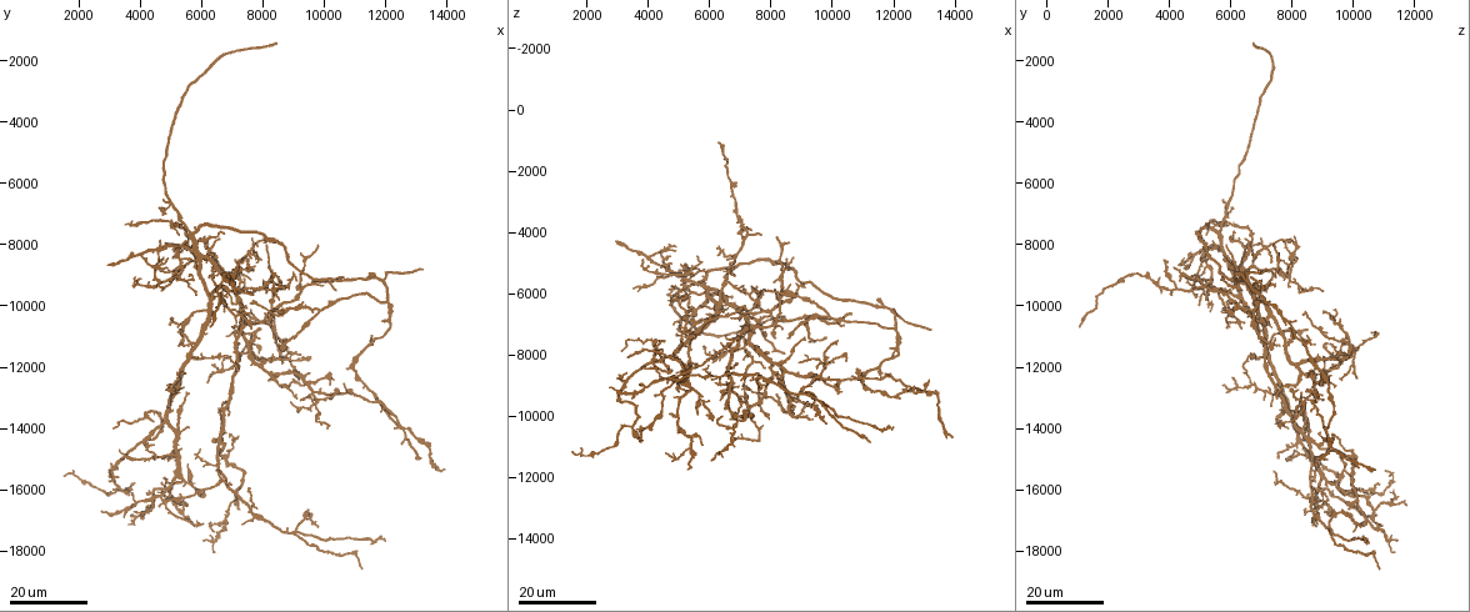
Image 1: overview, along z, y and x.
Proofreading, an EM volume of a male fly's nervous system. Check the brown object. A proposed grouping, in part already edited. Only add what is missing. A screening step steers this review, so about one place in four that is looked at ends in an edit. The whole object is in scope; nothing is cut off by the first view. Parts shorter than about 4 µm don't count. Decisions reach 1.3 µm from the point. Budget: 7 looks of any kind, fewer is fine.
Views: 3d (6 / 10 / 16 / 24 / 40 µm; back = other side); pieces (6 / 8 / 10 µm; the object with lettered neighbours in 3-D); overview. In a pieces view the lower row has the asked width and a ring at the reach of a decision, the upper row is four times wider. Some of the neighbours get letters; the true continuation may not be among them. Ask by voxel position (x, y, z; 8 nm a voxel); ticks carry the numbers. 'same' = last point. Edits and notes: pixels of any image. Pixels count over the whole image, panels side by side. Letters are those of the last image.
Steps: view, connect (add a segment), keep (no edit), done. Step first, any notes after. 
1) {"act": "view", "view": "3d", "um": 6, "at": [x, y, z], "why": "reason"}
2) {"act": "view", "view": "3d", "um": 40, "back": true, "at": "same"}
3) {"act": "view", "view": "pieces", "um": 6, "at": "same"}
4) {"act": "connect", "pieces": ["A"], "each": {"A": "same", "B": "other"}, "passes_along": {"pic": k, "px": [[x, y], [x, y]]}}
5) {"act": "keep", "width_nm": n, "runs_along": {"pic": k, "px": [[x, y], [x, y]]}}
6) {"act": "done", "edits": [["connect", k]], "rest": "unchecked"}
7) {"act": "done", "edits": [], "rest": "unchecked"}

{"act": "view", "view": "3d", "um": 24, "at": [13300, 8800, 7200]}

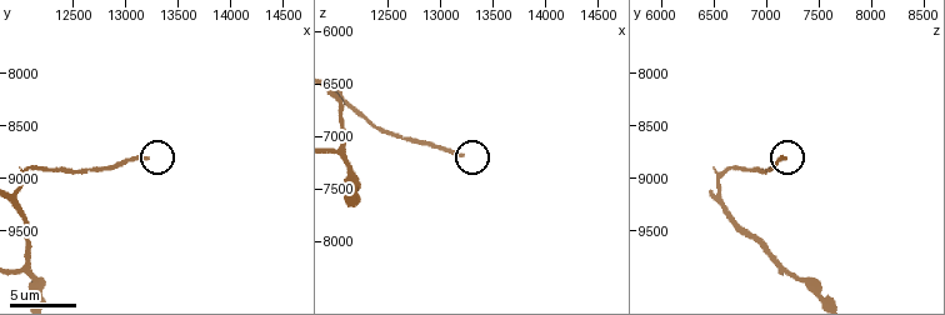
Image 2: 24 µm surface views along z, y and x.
{"act": "view", "view": "pieces", "um": 10, "at": [13180, 8780, 7160]}

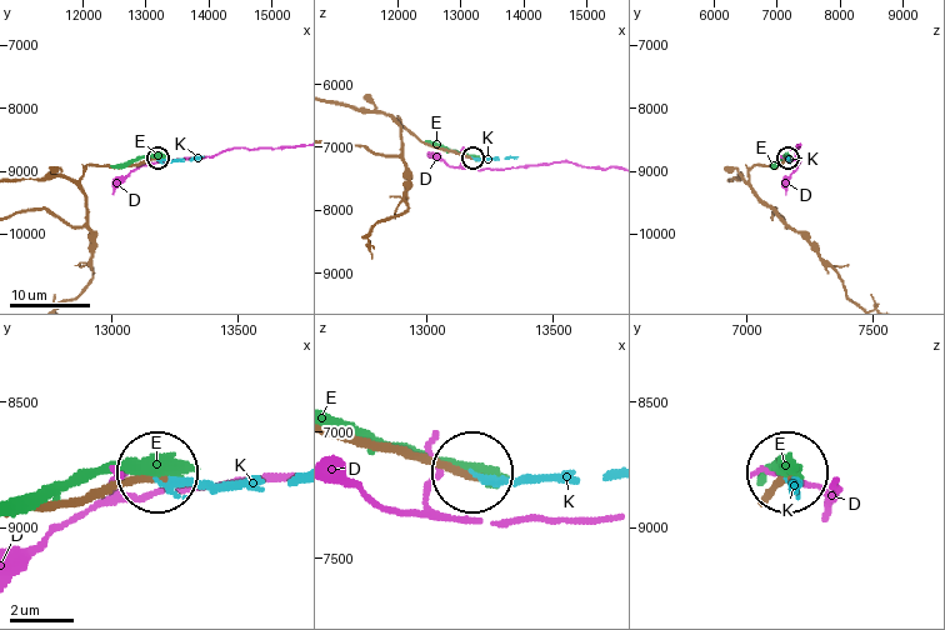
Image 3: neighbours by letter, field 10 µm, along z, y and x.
{"act": "connect", "pieces": ["K"], "each": {"D": "other", "E": "other", "K": "same"}, "passes_along": {"pic": 3, "px": [[451, 150], [483, 159], [516, 158]]}, "found": "the neuron continues"}

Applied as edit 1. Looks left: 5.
{"act": "view", "view": "overview"}

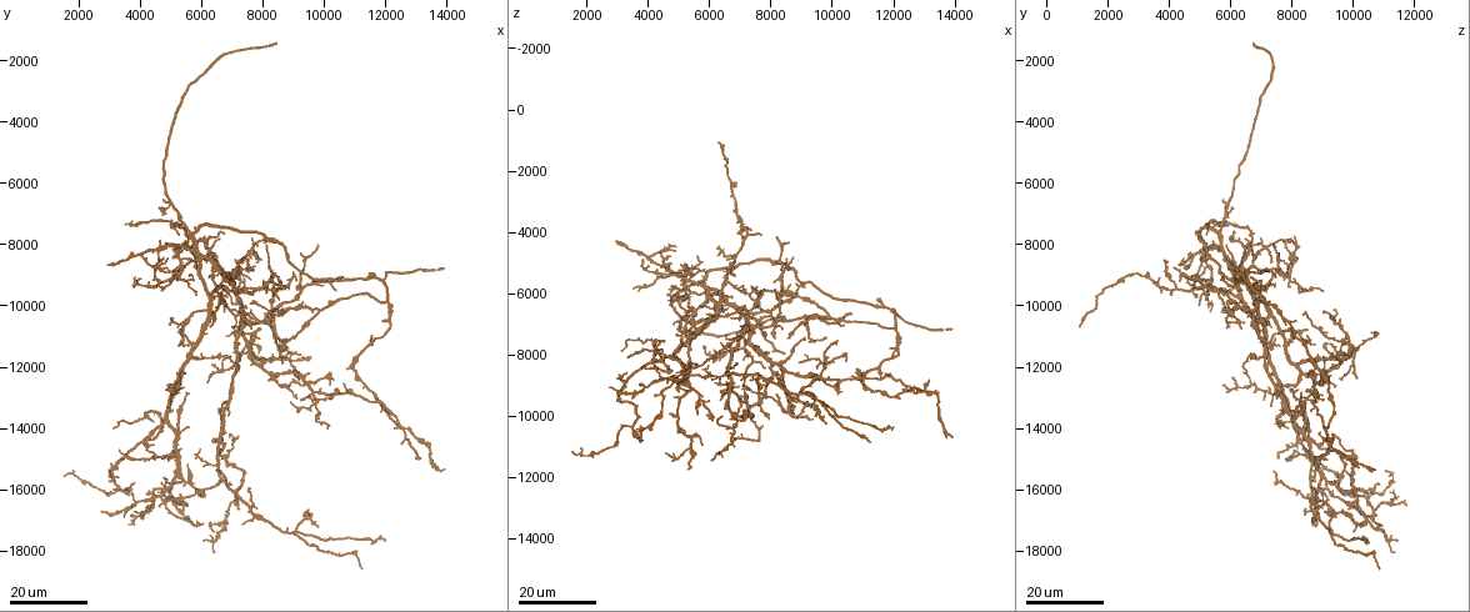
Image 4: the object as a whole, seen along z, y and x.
{"act": "view", "view": "3d", "um": 16, "at": [13900, 8800, 7100]}

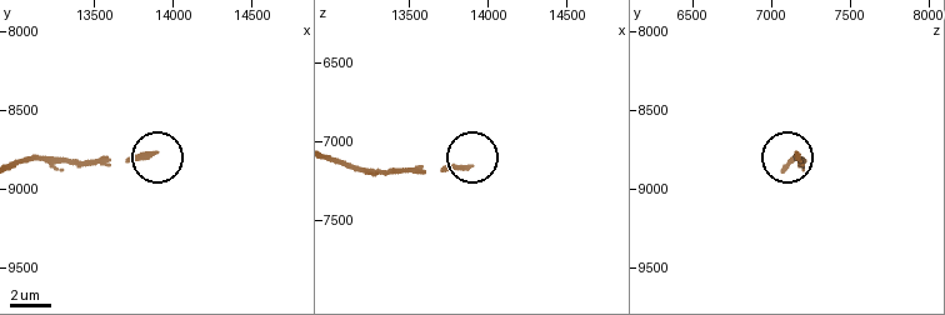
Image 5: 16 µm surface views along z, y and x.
{"act": "view", "view": "pieces", "um": 8, "at": [13880, 8780, 7160]}

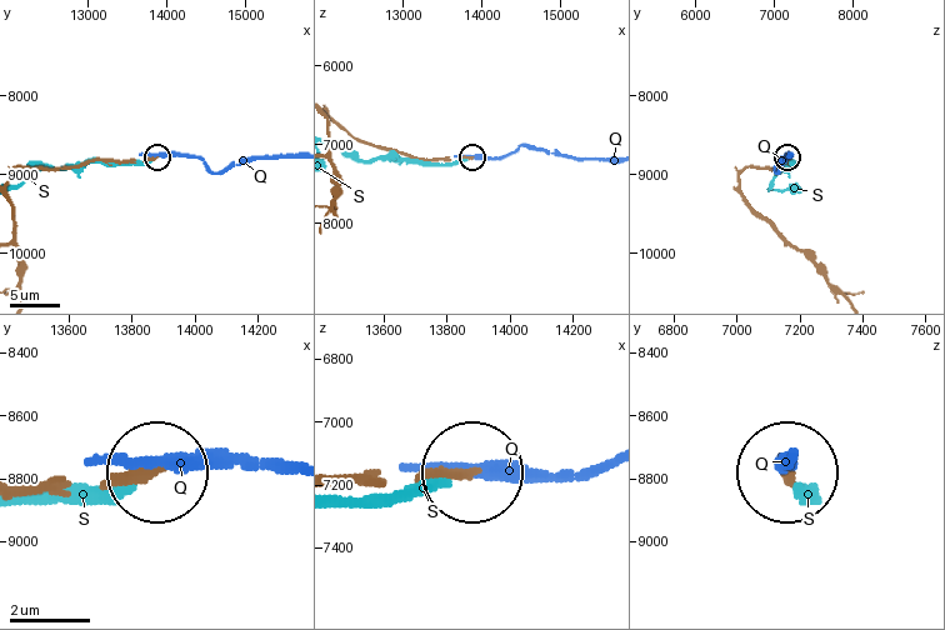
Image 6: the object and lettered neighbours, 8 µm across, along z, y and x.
{"act": "keep", "width_nm": 230, "each": {"Q": "other", "S": "other"}, "runs_along": {"pic": 6, "px": [[335, 119], [363, 140], [418, 158], [470, 158]]}, "found": "no lettered segment goes on from it"}

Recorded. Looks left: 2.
{"act": "view", "view": "3d", "um": 16, "at": [2900, 8800, 4300], "why": "long arm stops here"}

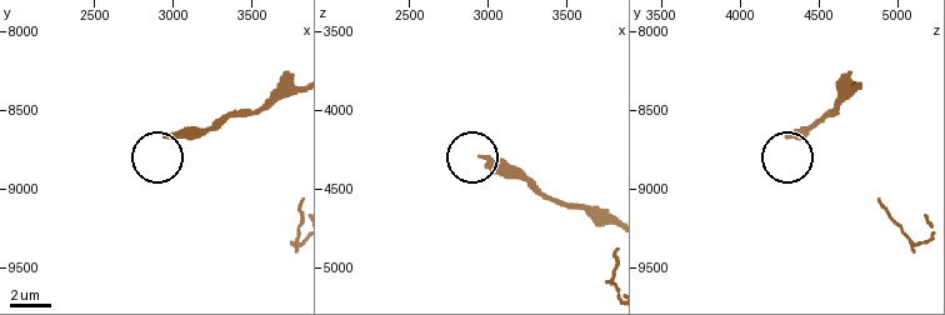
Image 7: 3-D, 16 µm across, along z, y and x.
{"act": "view", "view": "pieces", "um": 10, "at": [2940, 8660, 4300]}

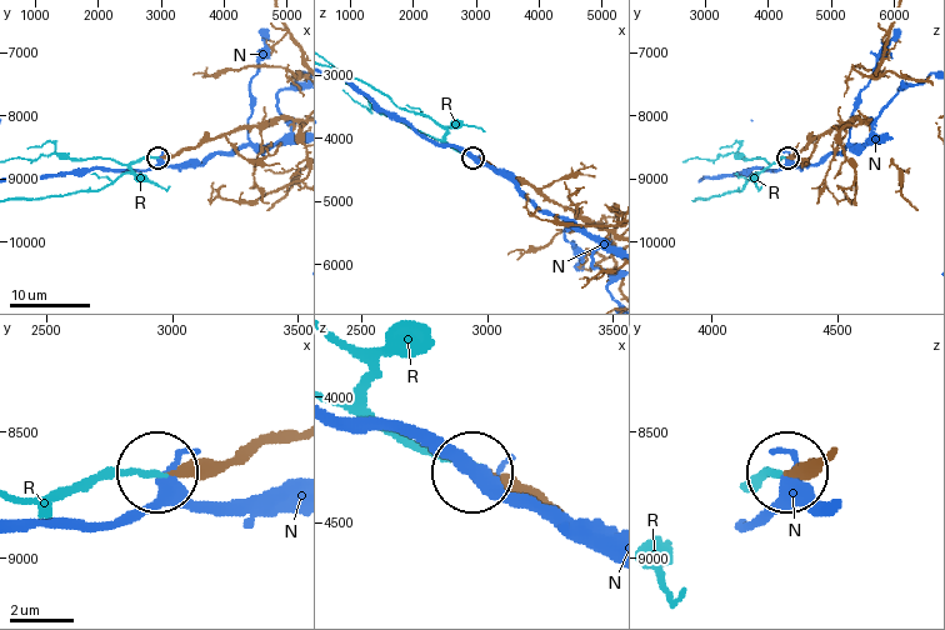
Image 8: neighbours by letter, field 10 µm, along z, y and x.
{"act": "connect", "pieces": ["R"], "width_nm": 210, "each": {"N": "other", "R": "same"}, "found": "the neuron continues"}

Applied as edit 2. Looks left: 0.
{"act": "done", "edits": [["connect", 3], ["connect", 8]], "rest": "unchecked"}

